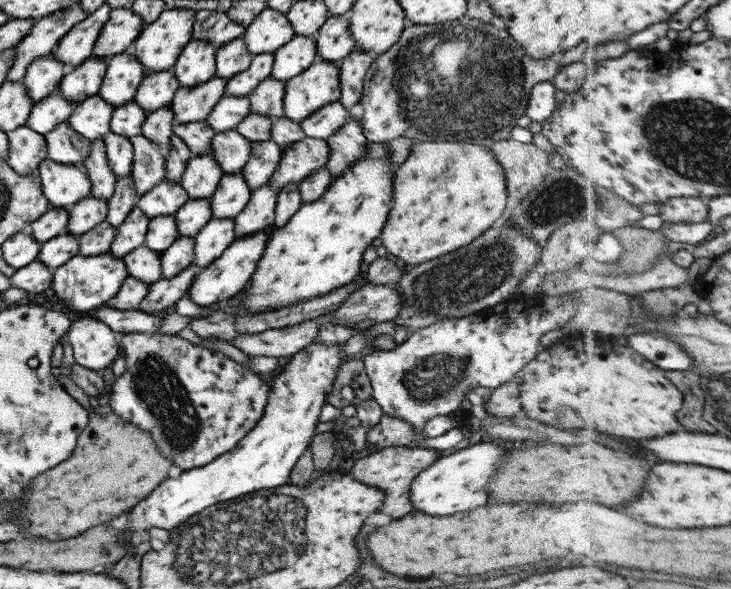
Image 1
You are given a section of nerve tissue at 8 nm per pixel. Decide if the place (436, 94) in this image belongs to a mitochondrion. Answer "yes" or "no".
yes

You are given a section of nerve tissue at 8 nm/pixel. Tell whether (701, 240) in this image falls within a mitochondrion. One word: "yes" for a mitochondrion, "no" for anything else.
no

